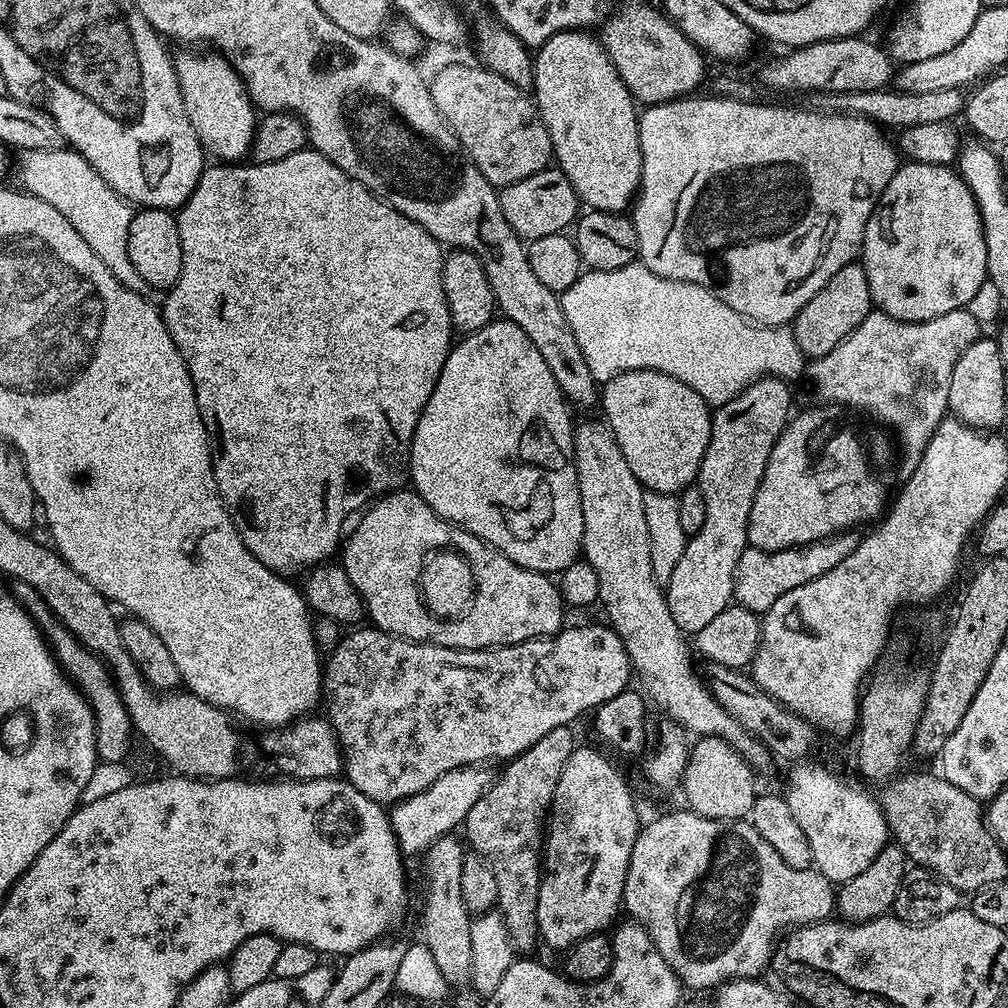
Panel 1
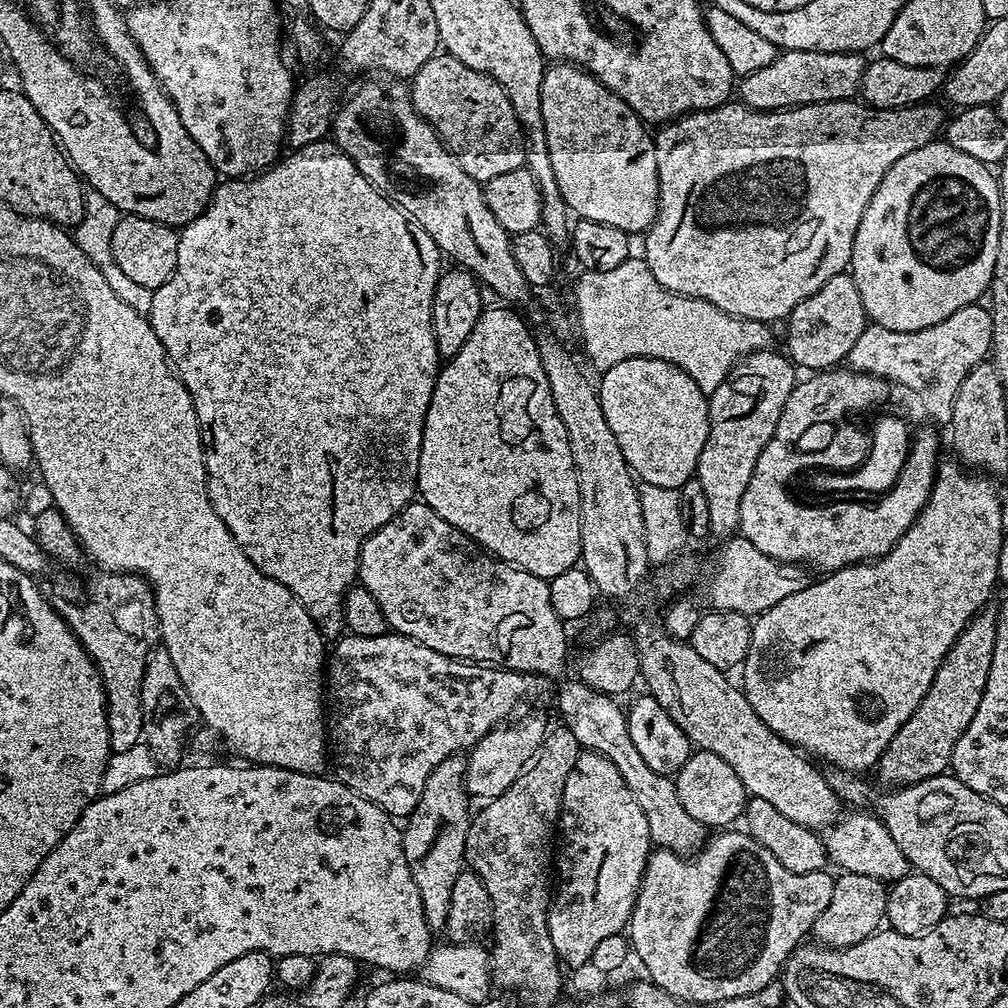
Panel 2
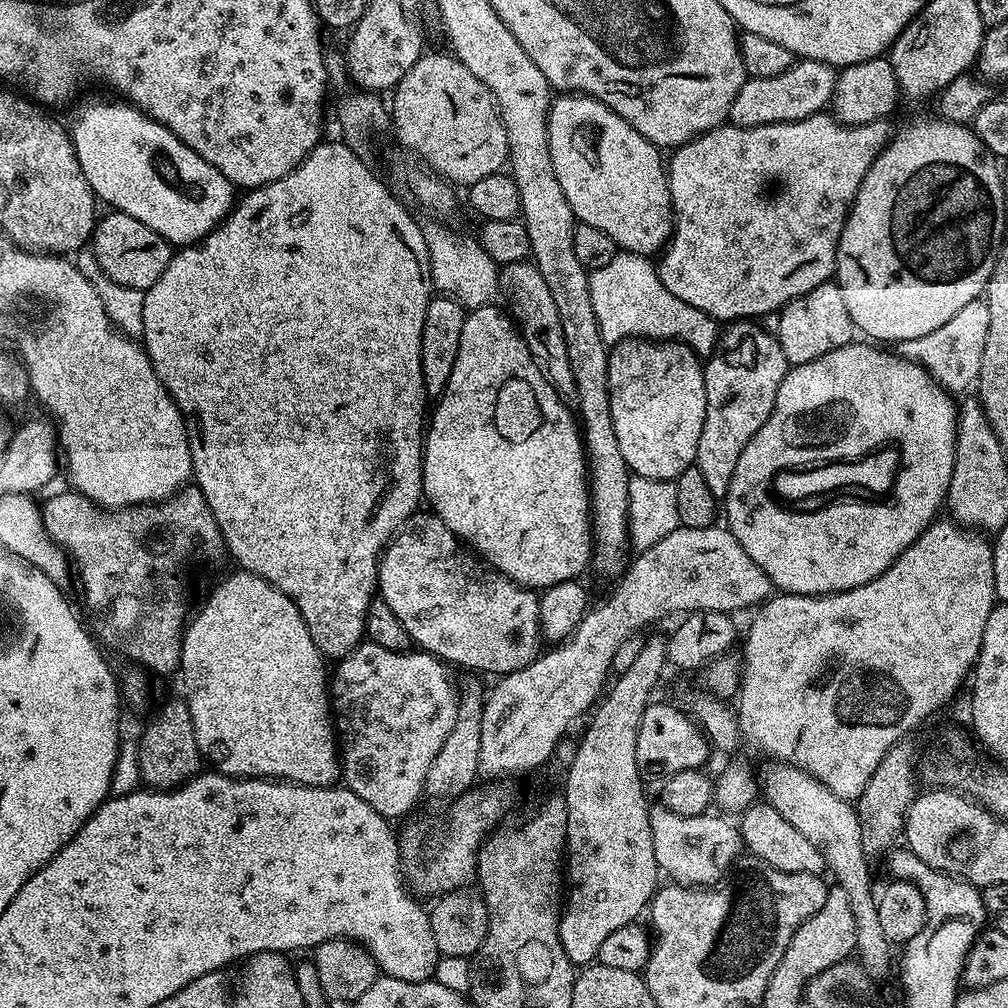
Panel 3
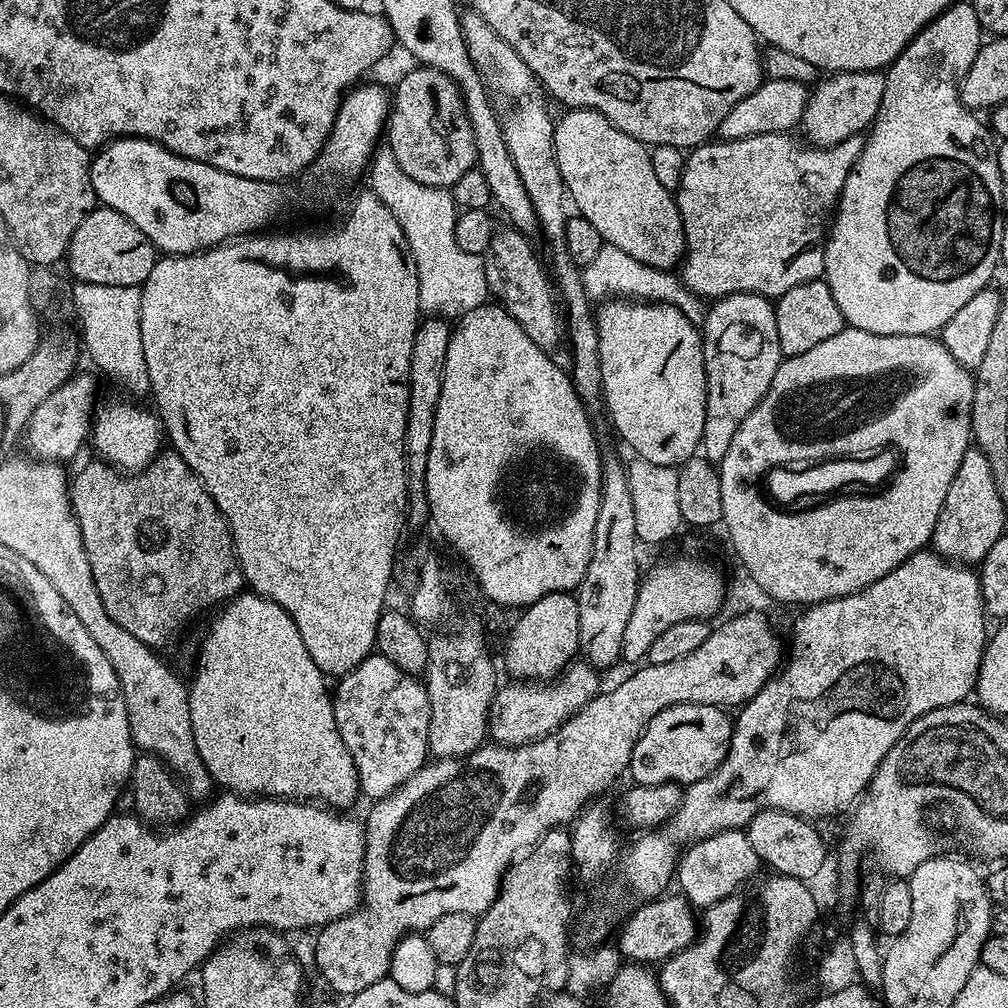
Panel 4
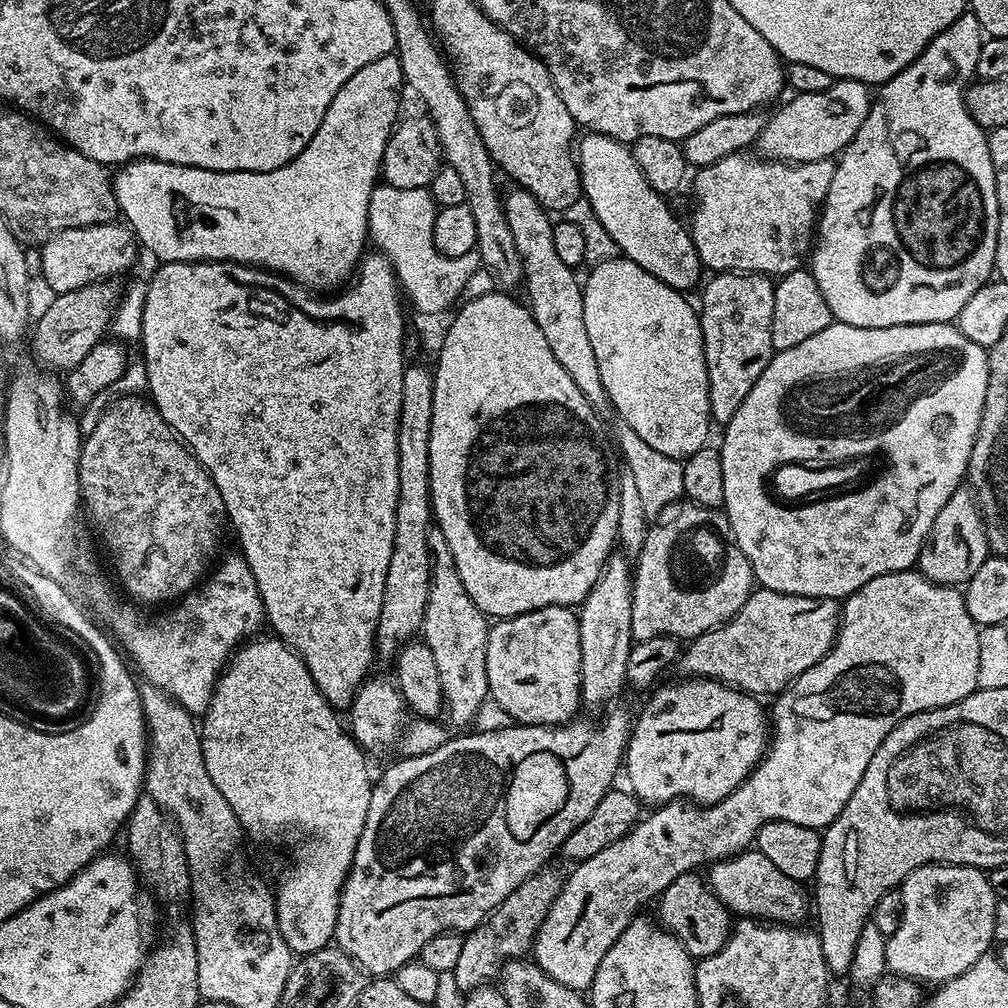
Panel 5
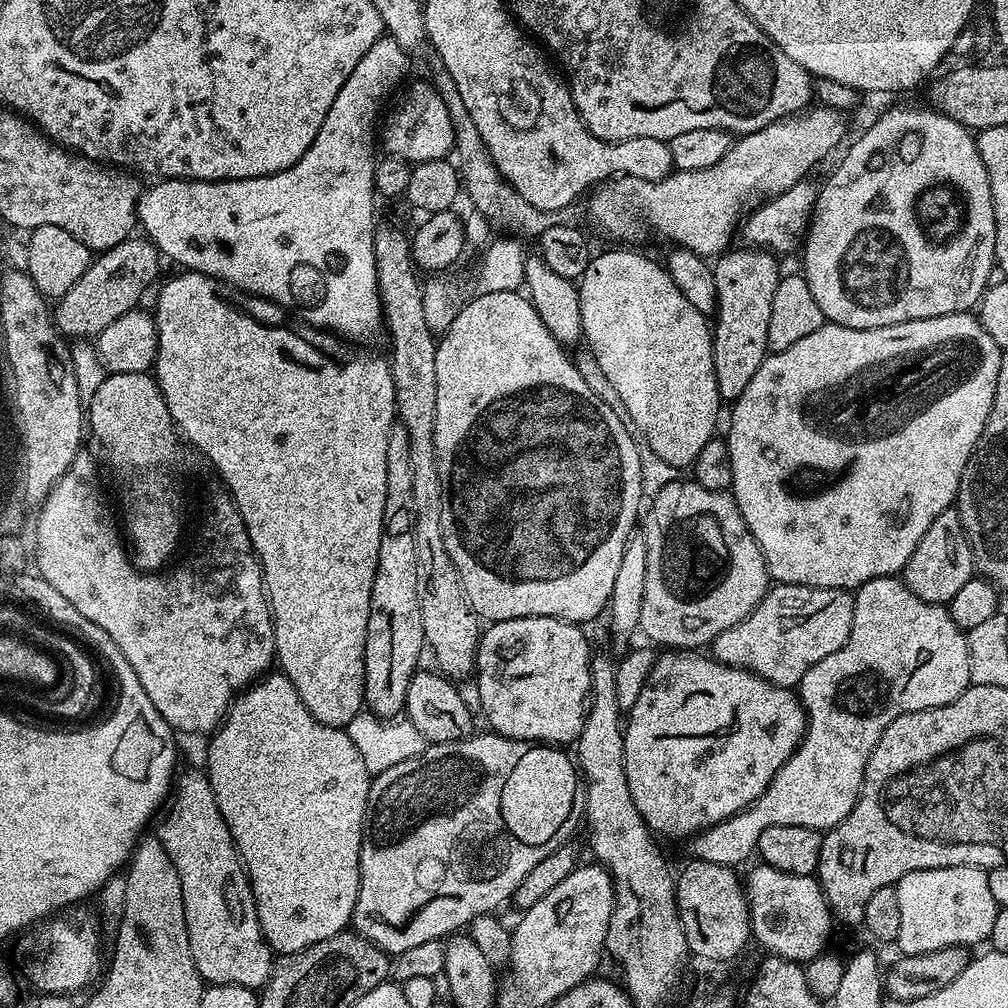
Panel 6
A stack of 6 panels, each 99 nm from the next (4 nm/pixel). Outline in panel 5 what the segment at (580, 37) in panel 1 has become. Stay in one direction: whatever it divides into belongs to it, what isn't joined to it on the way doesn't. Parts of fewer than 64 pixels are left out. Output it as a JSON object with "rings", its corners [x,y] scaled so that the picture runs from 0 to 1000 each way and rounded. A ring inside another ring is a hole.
{"rings":[[[579,133],[573,139],[573,166],[575,168],[575,188],[577,194],[585,198],[589,211],[597,224],[601,226],[605,235],[612,241],[614,253],[620,258],[628,258],[637,268],[649,272],[661,284],[680,292],[686,291],[686,286],[690,281],[693,283],[696,263],[694,253],[687,239],[687,231],[673,215],[667,211],[667,206],[662,202],[660,195],[641,181],[641,173],[633,165],[626,146],[622,142],[610,139],[604,135]]]}

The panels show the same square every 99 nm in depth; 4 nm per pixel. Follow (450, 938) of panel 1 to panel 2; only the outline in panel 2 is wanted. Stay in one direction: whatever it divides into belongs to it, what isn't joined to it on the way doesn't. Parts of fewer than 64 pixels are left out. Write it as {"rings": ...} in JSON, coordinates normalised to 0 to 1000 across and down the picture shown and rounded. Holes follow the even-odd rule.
{"rings":[[[453,748],[431,760],[427,772],[423,772],[421,777],[419,792],[415,792],[415,800],[404,811],[403,820],[399,825],[403,855],[415,879],[415,887],[419,887],[419,903],[423,907],[423,915],[431,923],[439,922],[443,918],[450,871],[454,871],[454,867],[462,861],[460,844],[466,816],[466,791],[464,783],[460,781],[463,759],[463,753]]]}

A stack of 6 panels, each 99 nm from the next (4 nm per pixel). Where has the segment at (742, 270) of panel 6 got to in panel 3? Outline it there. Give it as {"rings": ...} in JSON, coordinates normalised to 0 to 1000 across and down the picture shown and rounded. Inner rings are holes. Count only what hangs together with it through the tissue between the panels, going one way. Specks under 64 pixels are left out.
{"rings":[[[745,316],[732,317],[721,322],[722,325],[713,330],[710,348],[701,354],[698,361],[698,378],[700,379],[700,419],[696,419],[696,435],[692,435],[692,450],[690,451],[690,459],[688,463],[694,467],[696,474],[700,474],[700,479],[704,481],[704,490],[708,490],[712,494],[717,494],[724,486],[724,474],[728,474],[728,462],[732,462],[732,454],[736,454],[736,446],[740,446],[740,438],[744,438],[744,435],[748,435],[748,431],[752,431],[752,427],[756,427],[756,423],[760,419],[760,415],[764,415],[764,407],[768,407],[768,395],[772,395],[772,383],[776,383],[776,375],[780,375],[784,364],[780,351],[776,351],[776,343],[772,340],[769,332],[765,328],[762,329],[758,325],[753,325],[753,320],[747,319]]]}

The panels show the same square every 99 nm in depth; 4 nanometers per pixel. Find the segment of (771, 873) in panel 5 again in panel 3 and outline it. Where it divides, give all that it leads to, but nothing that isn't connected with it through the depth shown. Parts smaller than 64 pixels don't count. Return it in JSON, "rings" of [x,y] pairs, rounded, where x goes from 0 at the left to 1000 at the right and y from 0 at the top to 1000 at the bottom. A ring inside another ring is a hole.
{"rings":[[[656,797],[644,801],[646,831],[652,860],[664,868],[668,876],[679,880],[706,879],[715,874],[729,853],[735,848],[733,820],[722,815],[717,809],[708,810],[706,806],[696,809],[681,810],[669,808]]]}

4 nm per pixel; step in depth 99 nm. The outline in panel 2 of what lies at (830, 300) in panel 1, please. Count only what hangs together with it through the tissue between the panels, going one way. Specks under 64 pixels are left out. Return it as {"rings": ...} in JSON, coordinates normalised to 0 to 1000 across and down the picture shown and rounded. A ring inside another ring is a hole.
{"rings":[[[835,269],[823,276],[823,280],[808,288],[804,296],[796,296],[796,300],[792,300],[792,304],[788,304],[788,308],[780,314],[780,352],[791,366],[824,367],[840,358],[843,347],[847,347],[847,339],[851,339],[855,327],[862,320],[855,296],[851,292],[851,284],[847,284],[847,276],[840,269]]]}

